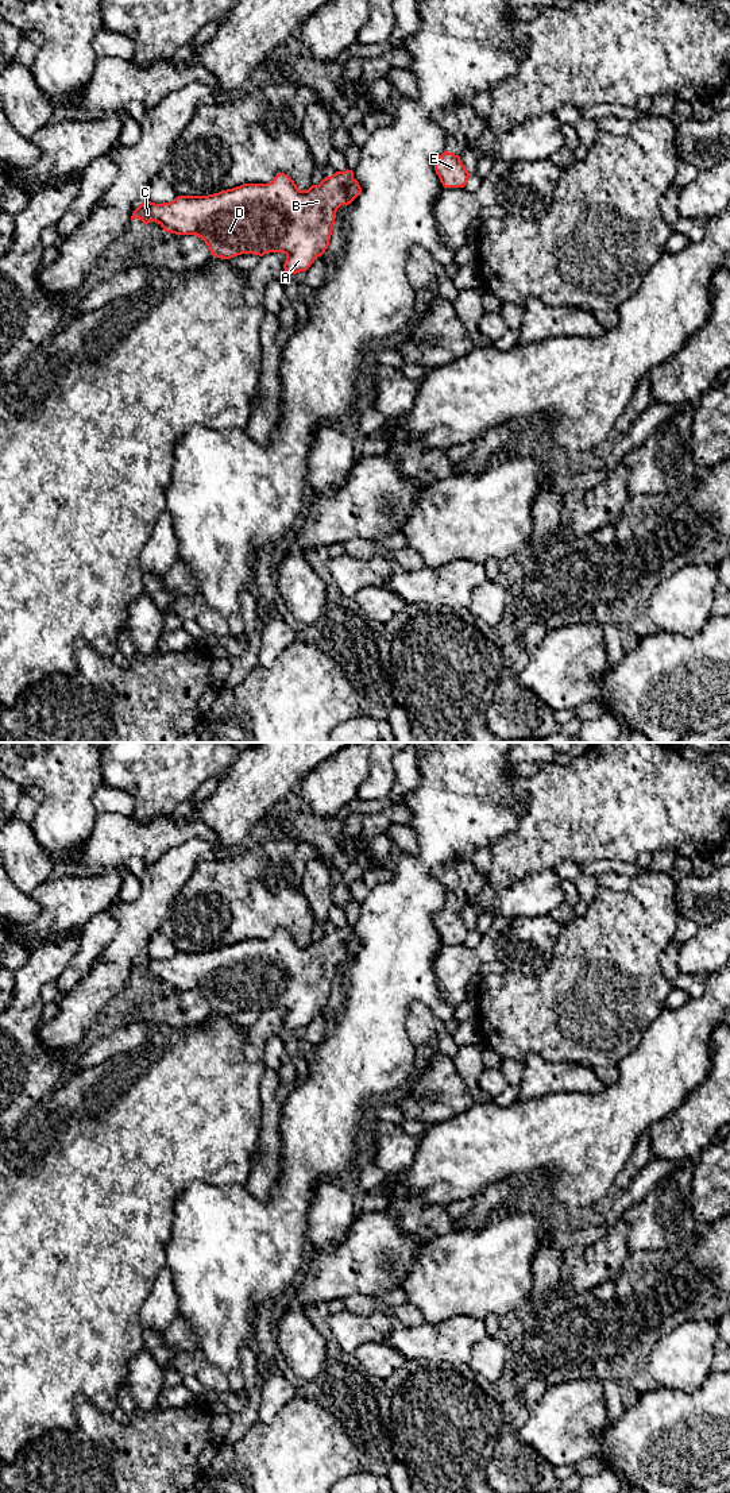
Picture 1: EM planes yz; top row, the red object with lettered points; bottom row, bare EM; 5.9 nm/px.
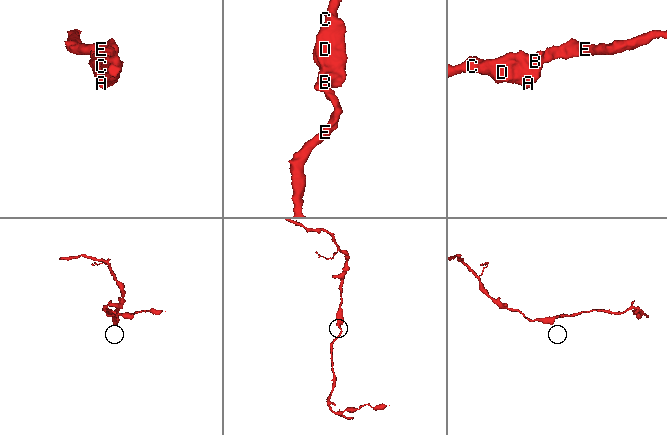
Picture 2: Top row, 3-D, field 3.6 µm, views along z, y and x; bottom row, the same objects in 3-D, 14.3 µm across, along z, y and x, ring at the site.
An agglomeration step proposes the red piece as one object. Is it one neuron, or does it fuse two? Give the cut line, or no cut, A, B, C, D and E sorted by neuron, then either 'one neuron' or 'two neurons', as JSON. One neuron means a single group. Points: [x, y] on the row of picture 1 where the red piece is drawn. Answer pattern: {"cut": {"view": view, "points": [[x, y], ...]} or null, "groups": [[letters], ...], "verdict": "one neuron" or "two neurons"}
{"cut": null, "groups": [["A", "B", "C", "D", "E"]], "verdict": "one neuron"}

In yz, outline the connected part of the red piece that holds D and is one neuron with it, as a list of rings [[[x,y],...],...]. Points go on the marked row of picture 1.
[[[352,170],[336,171],[325,177],[318,185],[308,190],[300,190],[294,181],[285,173],[278,173],[267,184],[243,184],[240,186],[221,190],[208,196],[178,196],[170,202],[155,204],[147,201],[134,211],[132,219],[142,220],[146,225],[150,221],[158,223],[165,232],[175,235],[196,235],[208,246],[210,255],[231,259],[242,254],[263,256],[269,252],[283,252],[286,273],[297,274],[306,271],[317,256],[321,256],[329,246],[336,212],[341,205],[351,204],[362,192],[359,182],[354,178]]]

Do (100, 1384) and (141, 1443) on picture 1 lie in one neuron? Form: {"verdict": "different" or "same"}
{"verdict": "different"}

